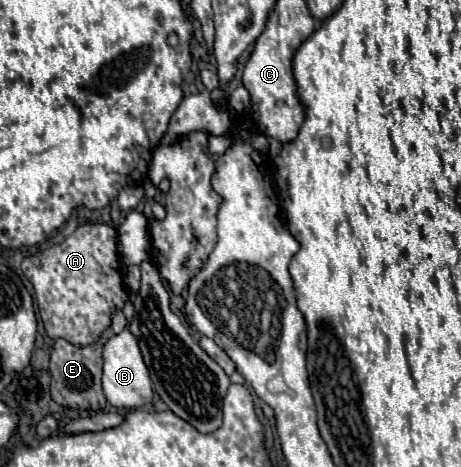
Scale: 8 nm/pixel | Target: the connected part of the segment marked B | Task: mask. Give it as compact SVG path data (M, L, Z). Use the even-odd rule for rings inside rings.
M127 305L125 315L127 315L127 327L121 333L113 335L103 347L103 379L101 381L103 381L103 393L105 393L107 401L113 407L117 407L117 409L135 409L135 407L141 407L141 405L145 405L153 399L153 389L151 389L149 371L143 363L137 339L129 331L131 315L133 315L131 305Z

